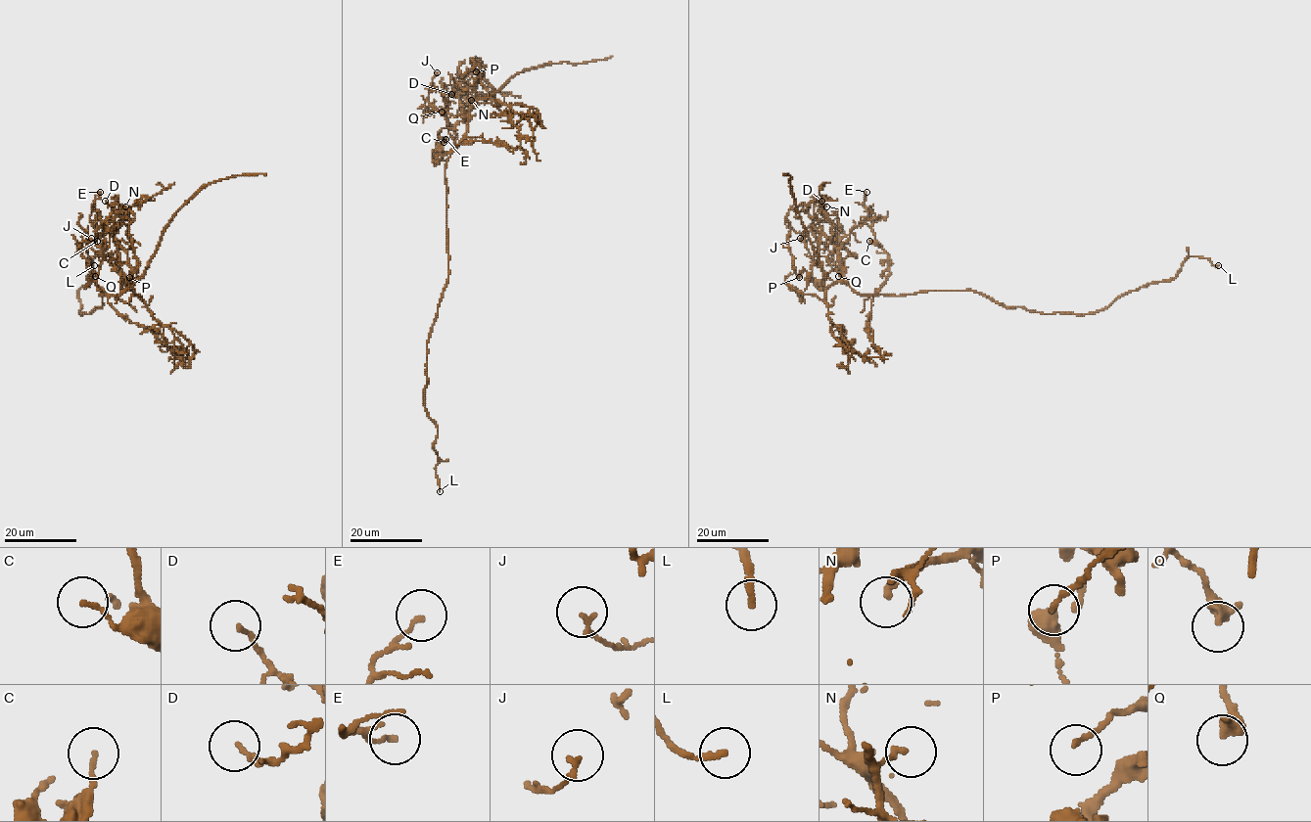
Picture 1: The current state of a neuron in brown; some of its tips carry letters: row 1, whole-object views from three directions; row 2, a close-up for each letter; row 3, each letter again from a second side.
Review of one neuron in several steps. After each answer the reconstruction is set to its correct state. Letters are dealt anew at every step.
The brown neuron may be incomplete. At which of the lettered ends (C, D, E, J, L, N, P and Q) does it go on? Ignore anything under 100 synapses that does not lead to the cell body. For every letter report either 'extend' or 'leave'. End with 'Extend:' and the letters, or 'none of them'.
C: leave
D: leave
E: leave
J: leave
L: extend
N: leave
P: leave
Q: leave
Extend: L

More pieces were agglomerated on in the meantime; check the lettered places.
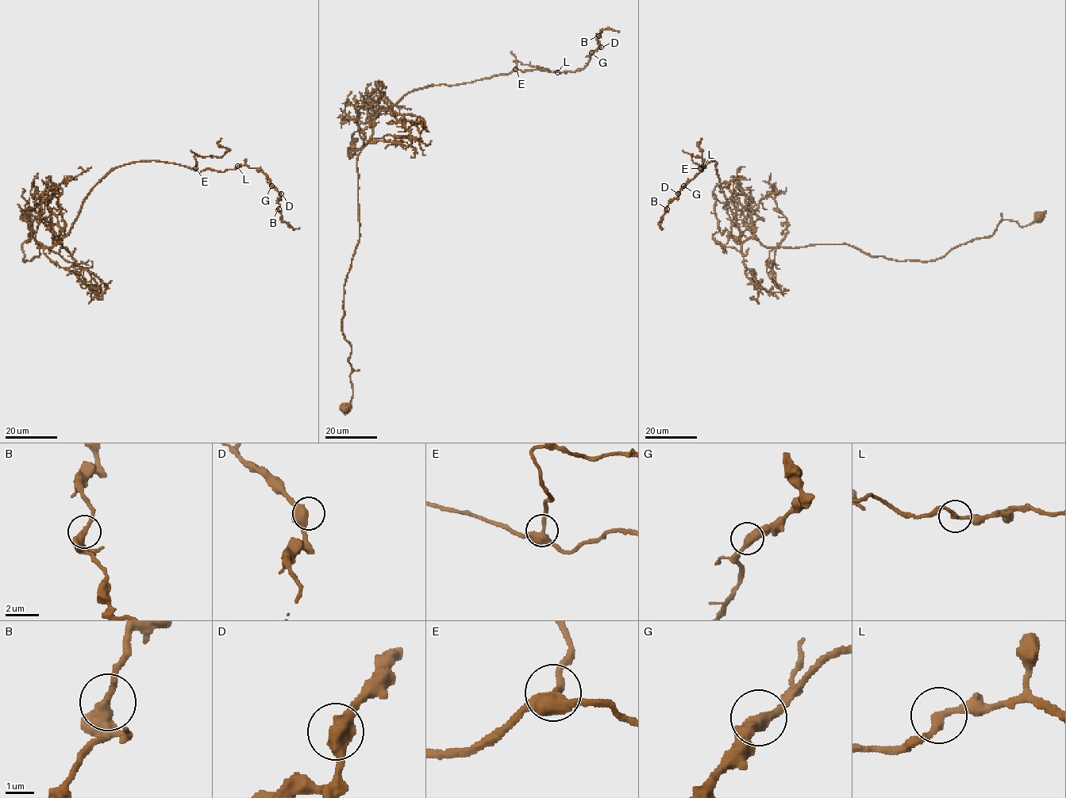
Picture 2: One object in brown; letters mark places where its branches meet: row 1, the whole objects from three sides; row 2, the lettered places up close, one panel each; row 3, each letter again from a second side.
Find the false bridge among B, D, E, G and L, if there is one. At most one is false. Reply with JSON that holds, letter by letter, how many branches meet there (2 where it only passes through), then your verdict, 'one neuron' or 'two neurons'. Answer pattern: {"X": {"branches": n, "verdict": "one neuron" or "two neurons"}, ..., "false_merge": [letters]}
{"B": {"branches": 2, "verdict": "one neuron"}, "D": {"branches": 2, "verdict": "one neuron"}, "E": {"branches": 3, "verdict": "one neuron"}, "G": {"branches": 2, "verdict": "one neuron"}, "L": {"branches": 2, "verdict": "one neuron"}, "false_merge": []}

